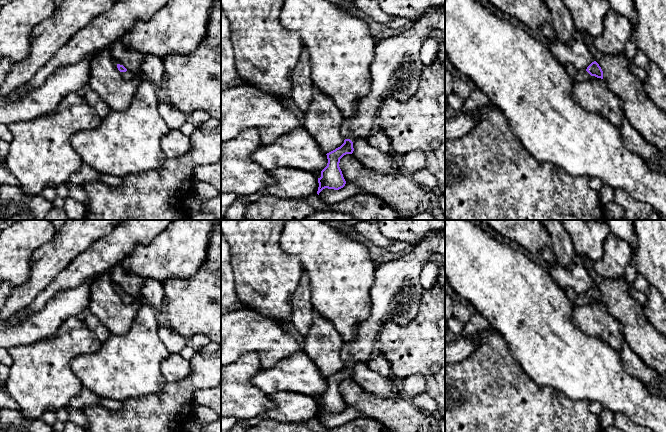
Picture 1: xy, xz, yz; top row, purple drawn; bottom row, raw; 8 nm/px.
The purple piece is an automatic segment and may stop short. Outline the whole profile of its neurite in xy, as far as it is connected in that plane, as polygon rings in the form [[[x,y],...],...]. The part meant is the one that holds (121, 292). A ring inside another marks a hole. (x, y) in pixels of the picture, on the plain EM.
[[[117,288],[118,294],[121,296],[121,299],[126,304],[132,304],[136,302],[143,302],[142,295],[140,297],[133,297],[128,295],[123,289]]]

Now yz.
[[[596,285],[592,286],[586,293],[577,293],[572,288],[564,288],[564,292],[568,299],[577,305],[586,304],[590,300],[603,303],[603,295]]]

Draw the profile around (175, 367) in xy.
[[[169,354],[161,363],[160,370],[166,382],[179,381],[190,375],[191,363],[180,354]]]

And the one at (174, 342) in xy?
[[[167,325],[160,326],[158,335],[170,354],[180,354],[189,345],[189,339],[172,330]]]

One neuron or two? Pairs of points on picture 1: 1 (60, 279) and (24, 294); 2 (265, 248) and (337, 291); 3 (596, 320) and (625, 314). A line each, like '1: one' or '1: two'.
1: two
2: one
3: two

